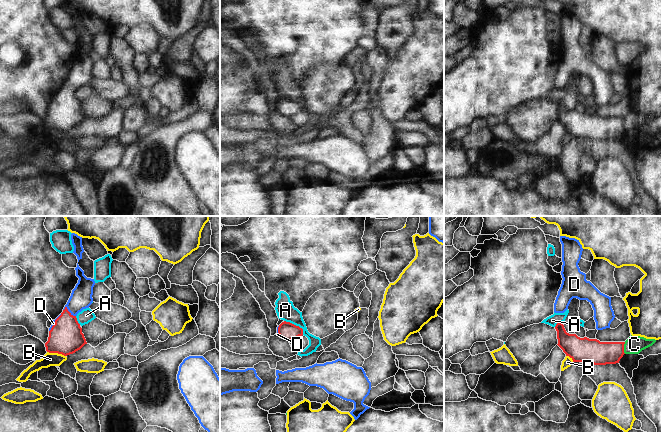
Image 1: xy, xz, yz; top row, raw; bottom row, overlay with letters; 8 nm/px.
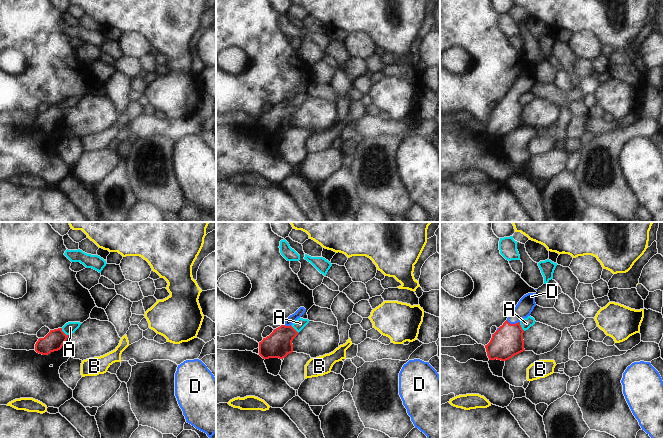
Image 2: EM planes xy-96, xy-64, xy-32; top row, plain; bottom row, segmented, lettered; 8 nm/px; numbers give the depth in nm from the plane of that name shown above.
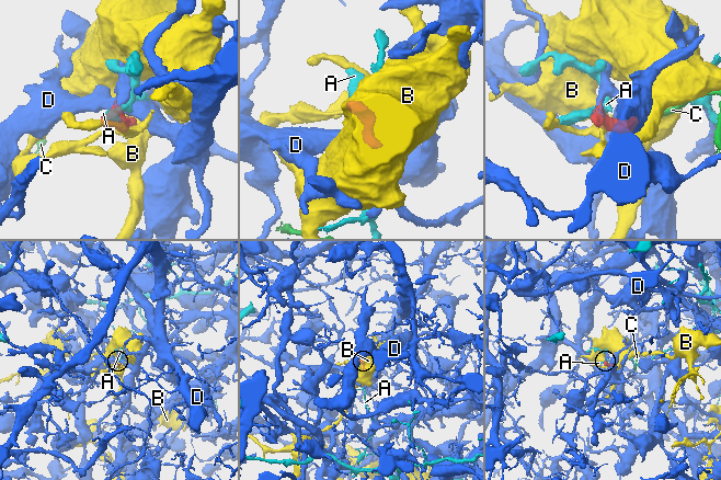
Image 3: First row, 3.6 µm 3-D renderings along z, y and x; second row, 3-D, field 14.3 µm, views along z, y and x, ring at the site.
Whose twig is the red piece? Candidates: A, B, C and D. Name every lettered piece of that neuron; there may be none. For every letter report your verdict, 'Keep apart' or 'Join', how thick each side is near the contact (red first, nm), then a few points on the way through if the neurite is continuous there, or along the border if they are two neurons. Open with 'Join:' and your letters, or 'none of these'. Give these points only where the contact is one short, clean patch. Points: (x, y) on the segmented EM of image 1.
Join: D
A: Keep apart. Thickness 140 nm (red) against 150 nm. Boundary: xz (284, 320), (298, 325), (302, 329), (303, 334)
B: Keep apart. Thickness 280 nm (red) against 110 nm
C: Keep apart. Thickness 200 nm (red) against 140 nm. Boundary: yz (625, 342), (624, 353)
D: Join. Thickness 280 nm (red) against 180 nm. Path across: xy (65, 337), (65, 326), (69, 312), (81, 298)

